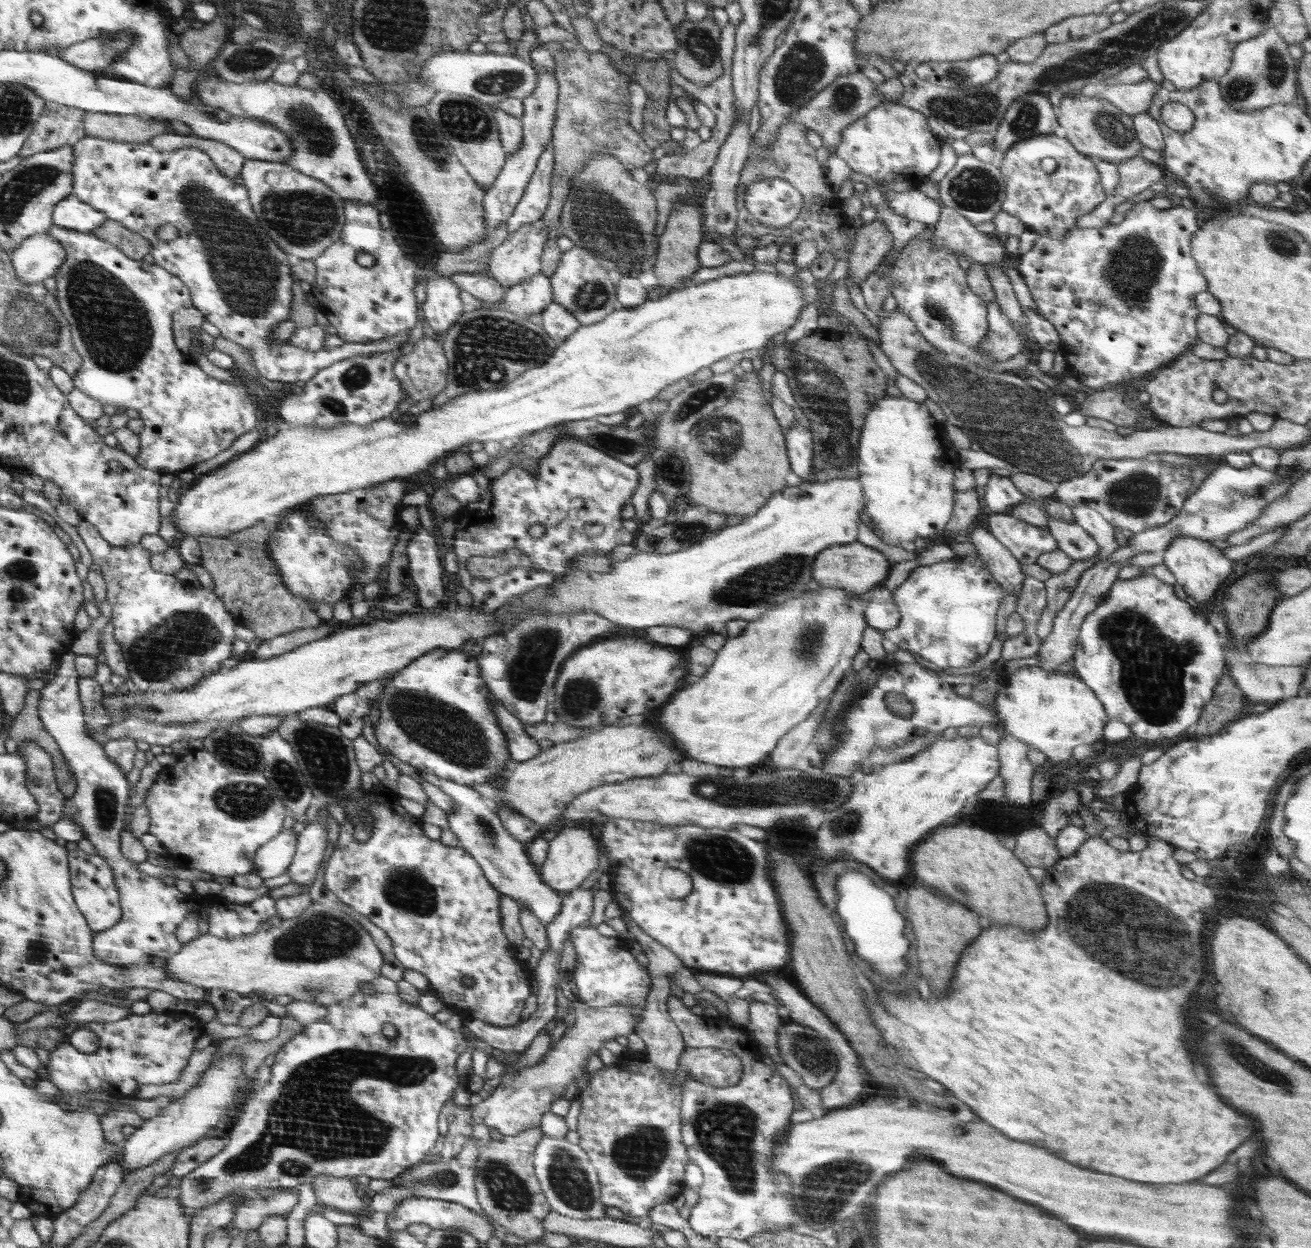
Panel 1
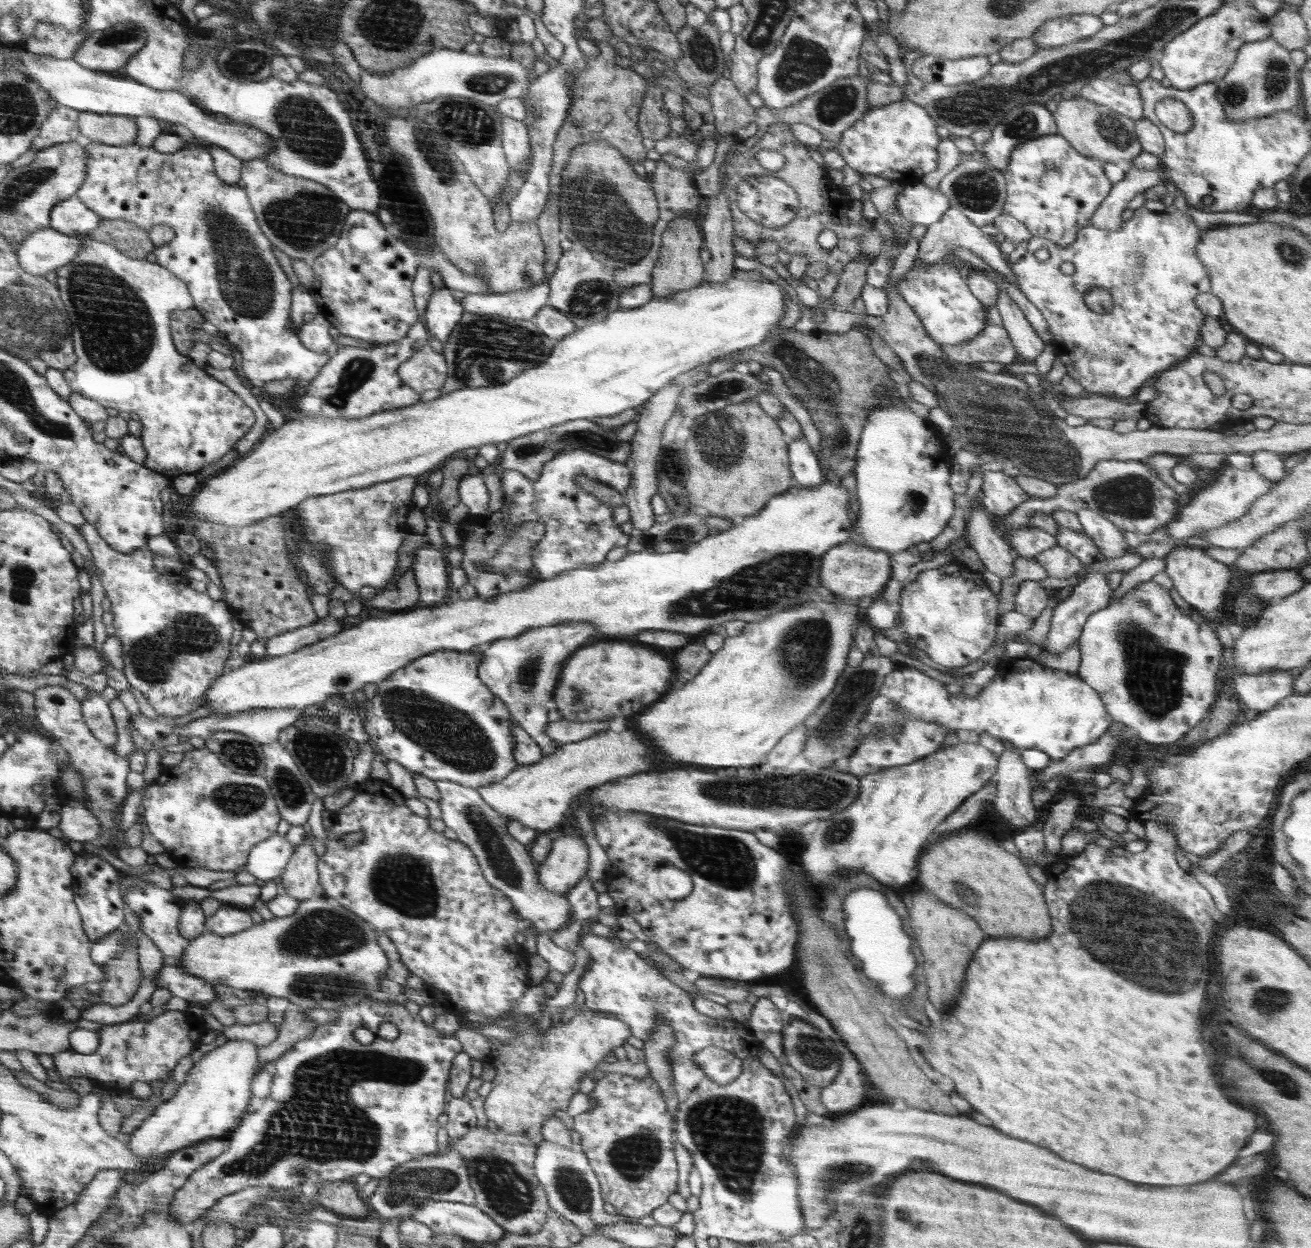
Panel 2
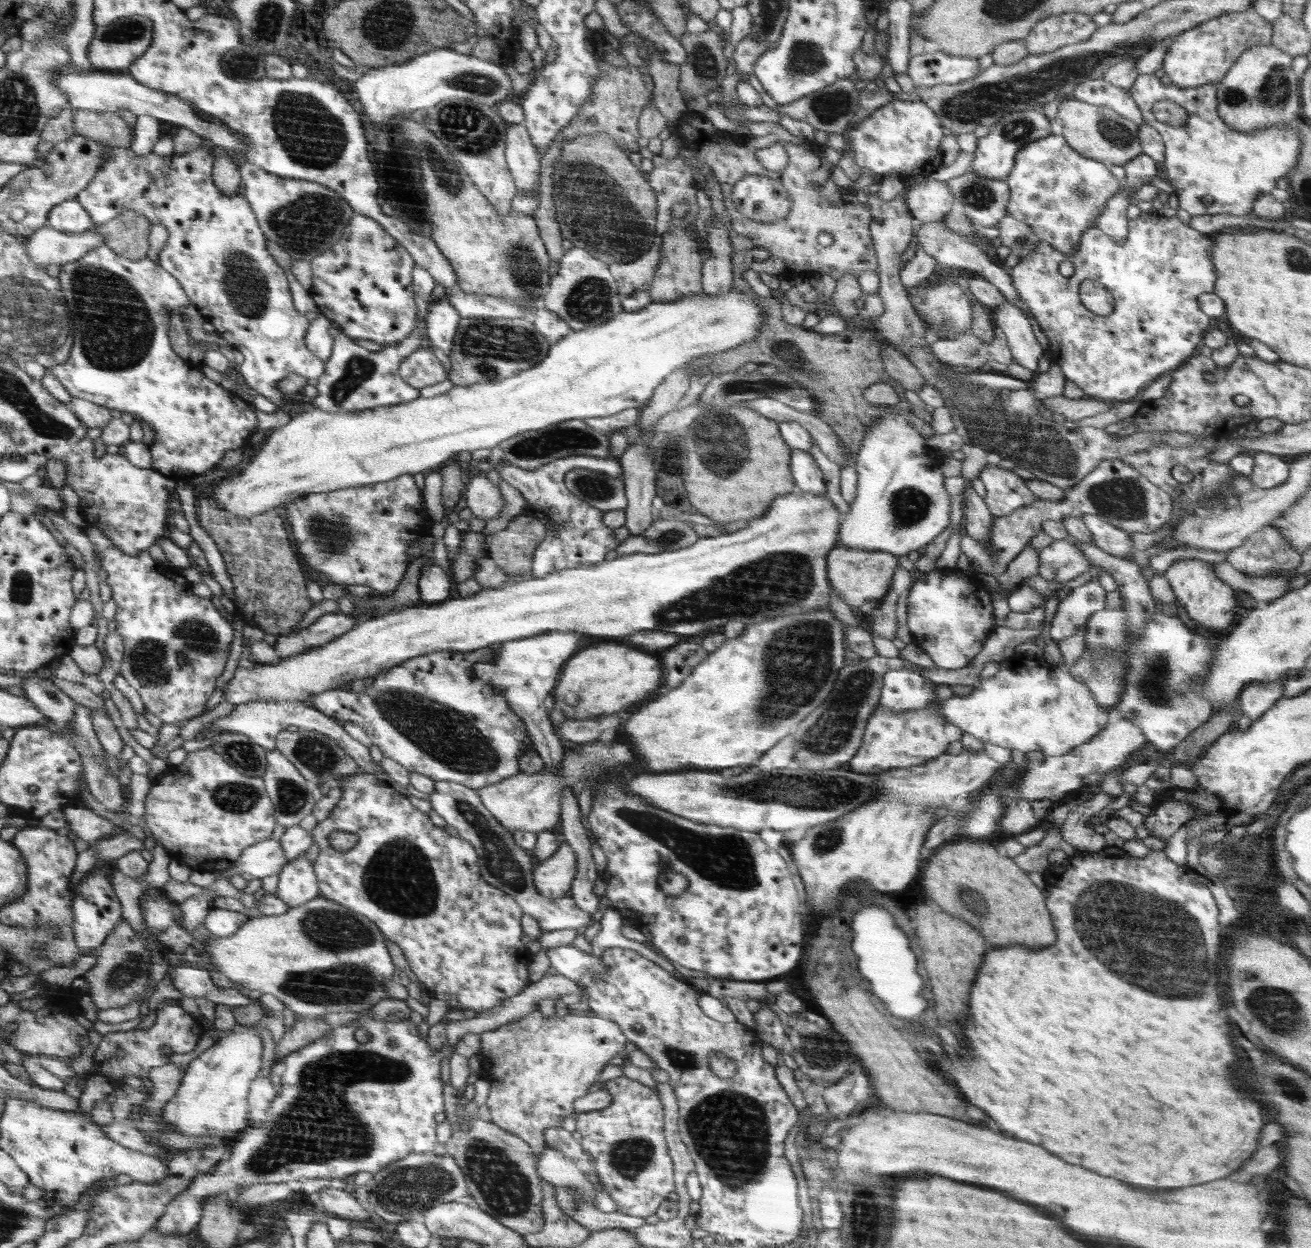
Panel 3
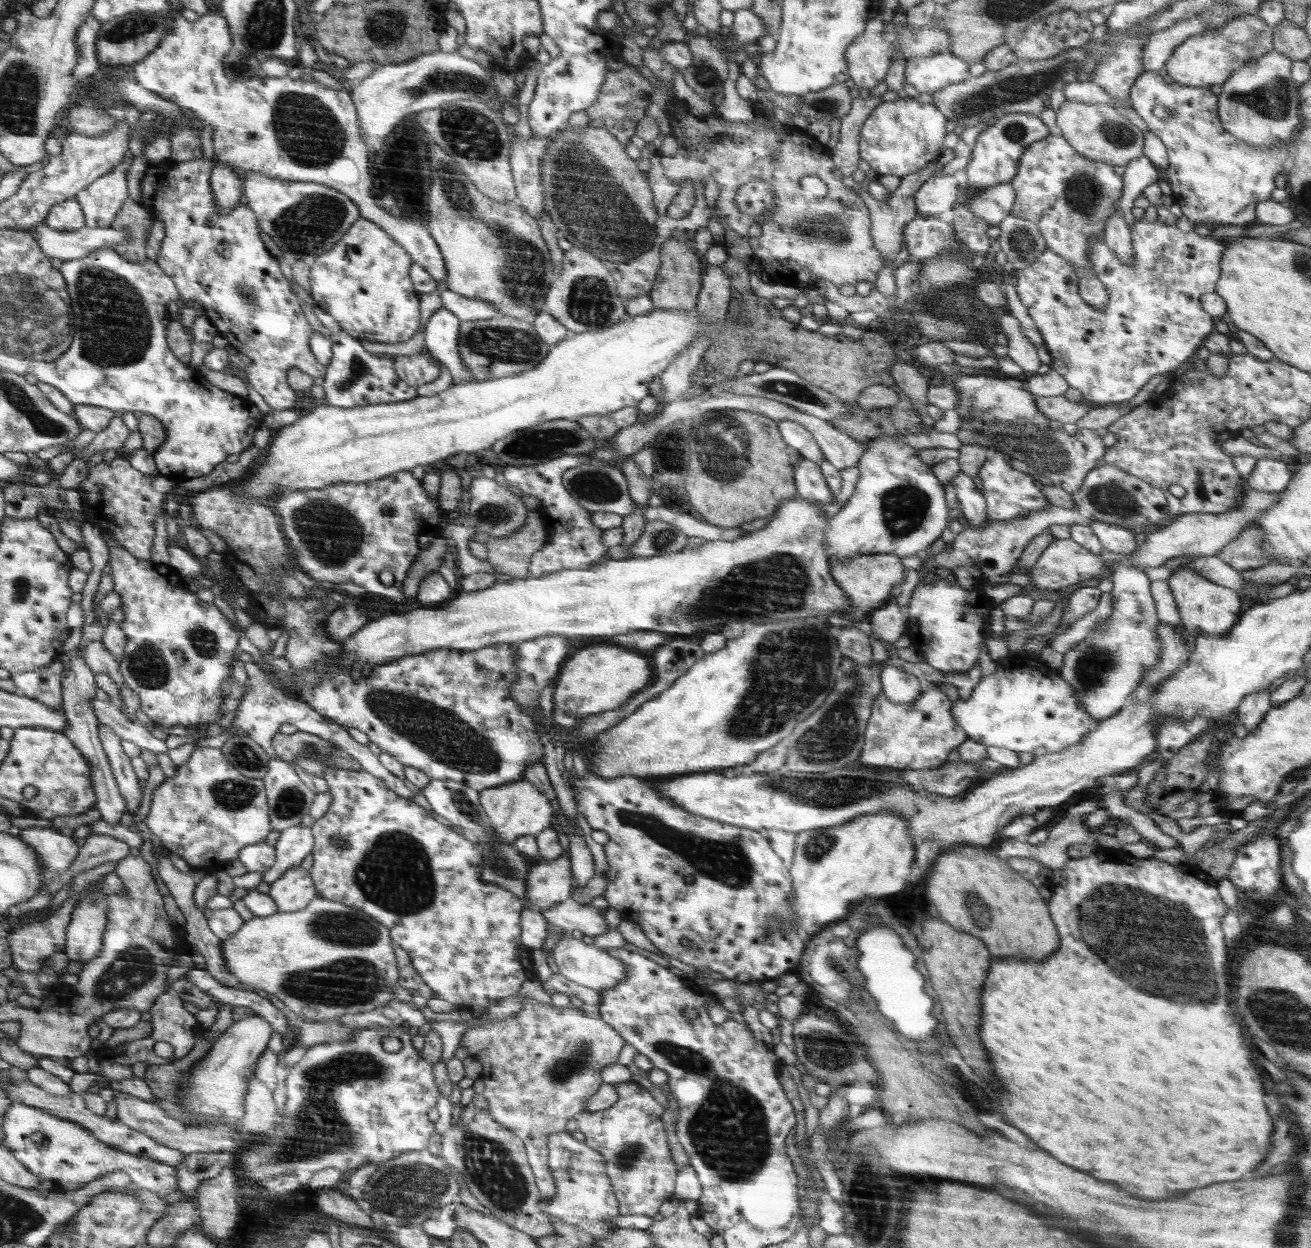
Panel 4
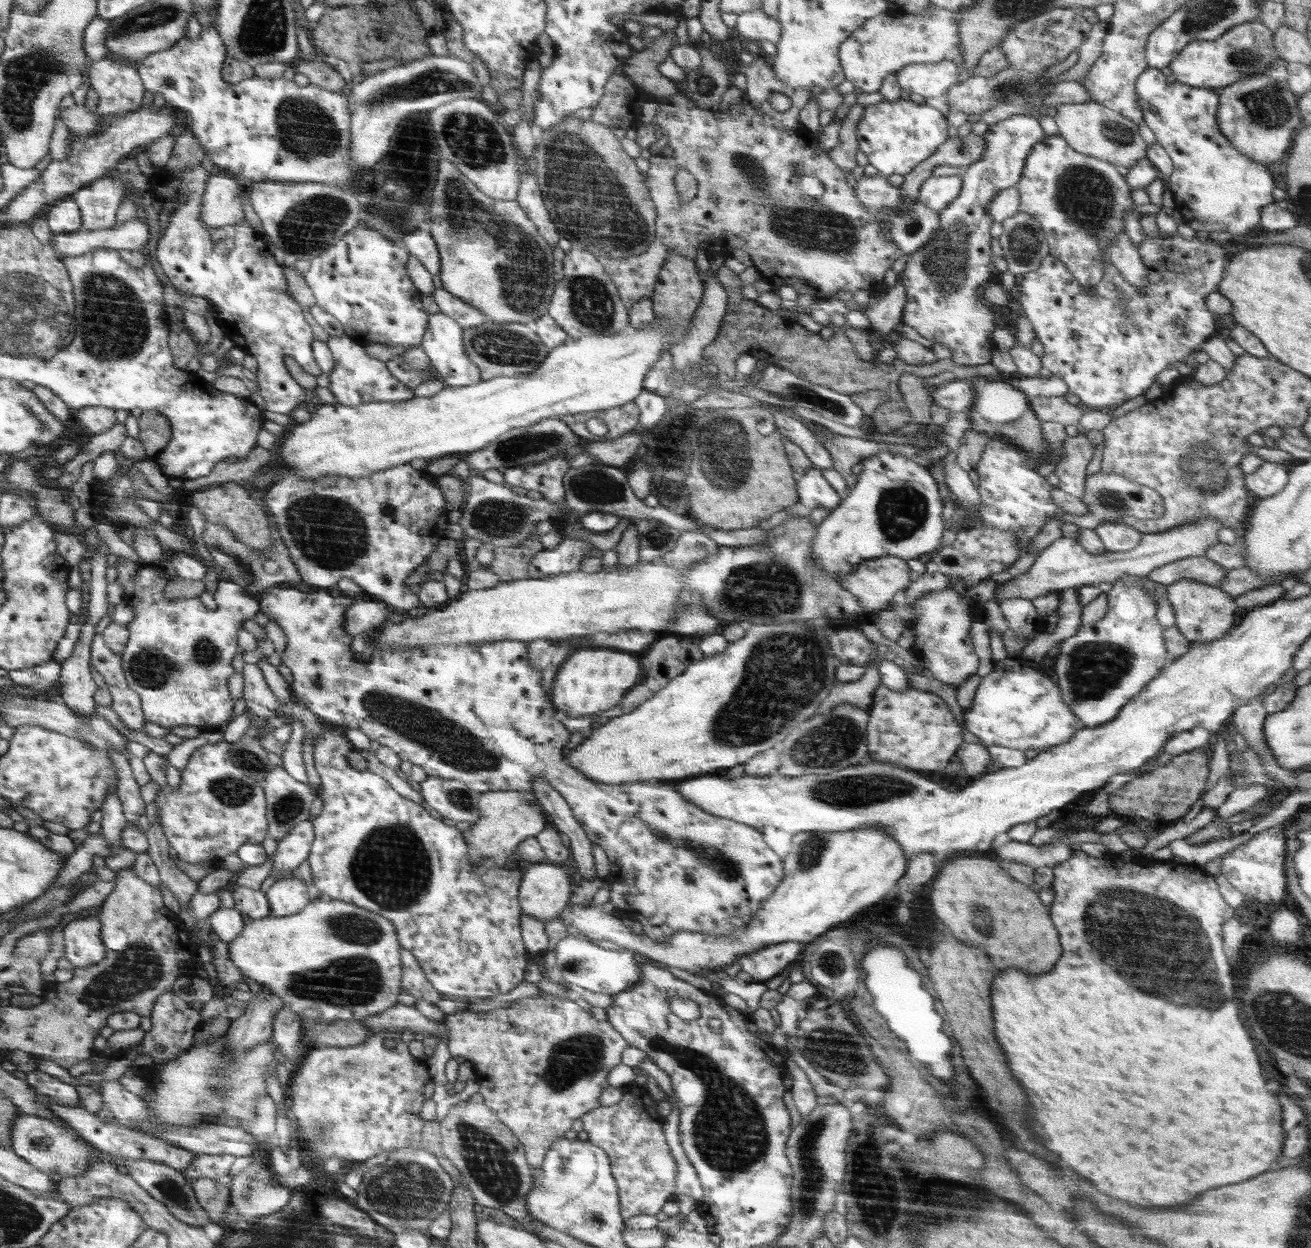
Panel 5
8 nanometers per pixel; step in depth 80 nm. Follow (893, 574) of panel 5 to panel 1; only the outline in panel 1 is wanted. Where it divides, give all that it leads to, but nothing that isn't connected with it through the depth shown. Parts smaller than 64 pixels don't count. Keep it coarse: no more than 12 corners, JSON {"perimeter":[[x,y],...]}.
{"perimeter":[[854,541],[818,553],[811,578],[865,596],[884,585],[892,564]]}

